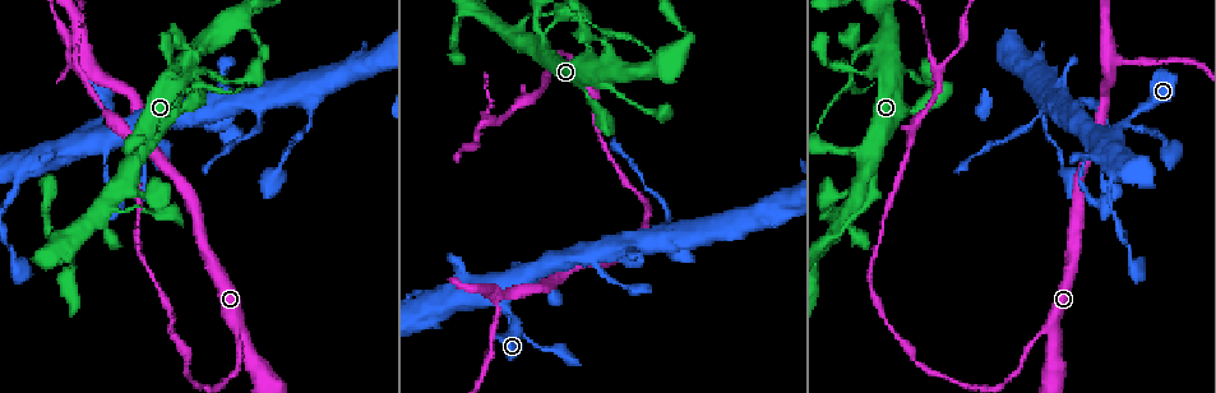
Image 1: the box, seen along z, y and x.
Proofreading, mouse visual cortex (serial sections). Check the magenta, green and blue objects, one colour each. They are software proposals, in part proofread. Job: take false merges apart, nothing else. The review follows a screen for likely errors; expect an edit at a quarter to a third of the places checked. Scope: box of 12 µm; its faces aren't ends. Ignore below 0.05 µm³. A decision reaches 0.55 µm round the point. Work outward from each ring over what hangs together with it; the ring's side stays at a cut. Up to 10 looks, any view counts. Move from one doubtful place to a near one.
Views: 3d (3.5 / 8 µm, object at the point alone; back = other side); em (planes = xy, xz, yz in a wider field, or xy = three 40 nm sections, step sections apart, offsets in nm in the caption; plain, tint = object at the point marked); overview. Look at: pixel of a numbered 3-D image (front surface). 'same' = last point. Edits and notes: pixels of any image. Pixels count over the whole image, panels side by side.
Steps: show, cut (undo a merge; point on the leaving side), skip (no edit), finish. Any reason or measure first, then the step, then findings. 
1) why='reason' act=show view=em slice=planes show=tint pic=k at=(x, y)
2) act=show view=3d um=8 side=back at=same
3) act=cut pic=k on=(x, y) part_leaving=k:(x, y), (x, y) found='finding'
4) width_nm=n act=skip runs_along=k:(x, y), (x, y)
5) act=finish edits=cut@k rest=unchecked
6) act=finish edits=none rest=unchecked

why='three-way junction' act=show view=3d um=3.5 pic=1 at=(1115, 64)

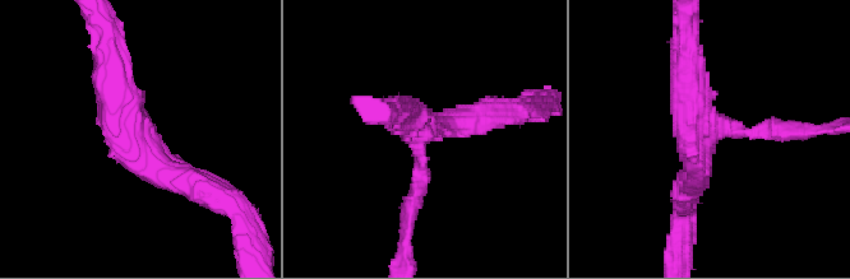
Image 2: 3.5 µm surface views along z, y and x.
act=show view=em slice=xy step=5 show=tint pic=2 at=(705, 132)

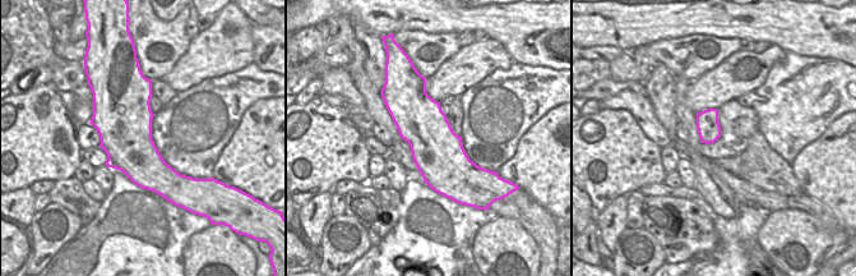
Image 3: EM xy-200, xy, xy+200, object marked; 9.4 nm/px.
arms=3 act=skip runs_along=2:(194, 181), (139, 145), (109, 52) found='all the same cell'

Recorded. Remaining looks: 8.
why='three-way junction' act=show view=3d um=3.5 side=back pic=1 at=(1138, 127)

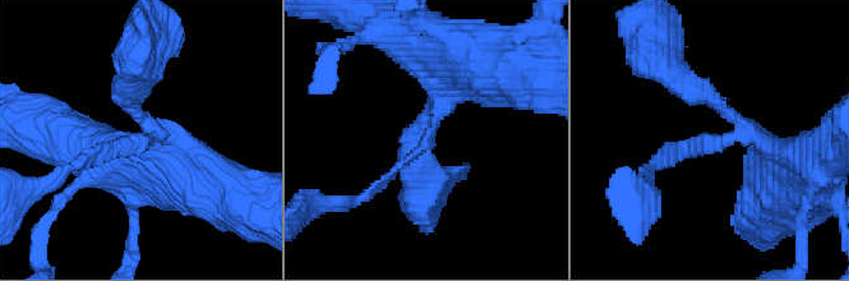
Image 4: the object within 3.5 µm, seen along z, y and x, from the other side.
arms=3 arm_widths_nm=100,300,350 act=show view=em slice=planes show=tint pic=4 at=(143, 140)

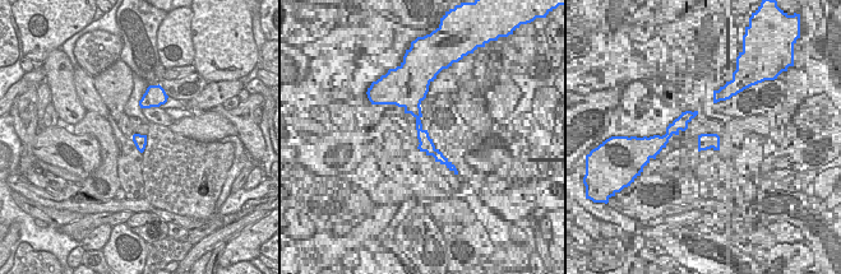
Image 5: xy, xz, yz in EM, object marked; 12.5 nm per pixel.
act=show view=em slice=xy step=5 show=tint at=same

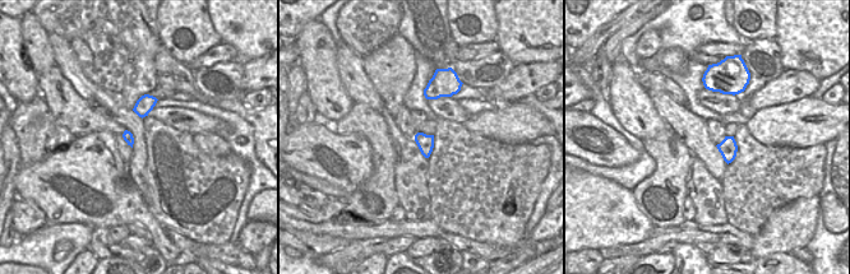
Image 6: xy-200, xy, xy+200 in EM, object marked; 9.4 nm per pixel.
act=skip found='all the same cell'

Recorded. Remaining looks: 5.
act=show view=3d um=3.5 side=back pic=1 at=(665, 234)

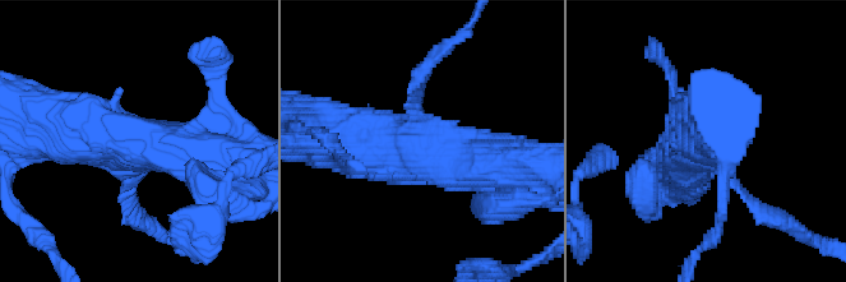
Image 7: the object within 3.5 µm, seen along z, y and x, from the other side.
arms=3 arm_widths_nm=100,600,700 why='now the EM' act=show view=em slice=xy step=2 show=plain pic=7 at=(417, 133)

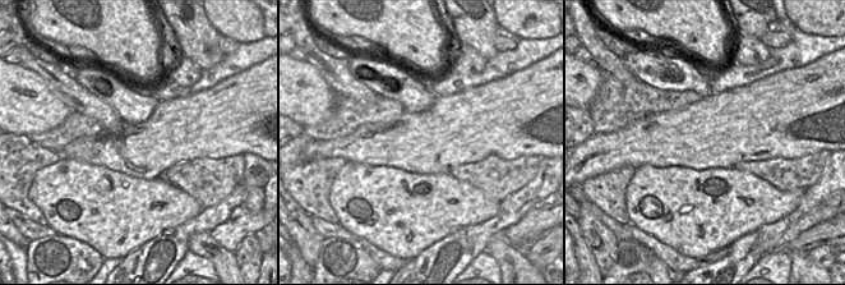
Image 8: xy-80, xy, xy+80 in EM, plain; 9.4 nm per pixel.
act=show view=em slice=xy step=2 show=tint at=same

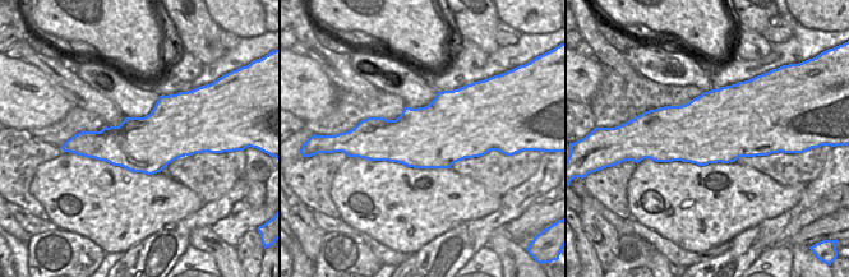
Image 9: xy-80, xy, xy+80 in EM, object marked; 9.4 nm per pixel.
width_nm=600 act=skip runs_along=7:(216, 163), (110, 133), (55, 133) found='one cell here'

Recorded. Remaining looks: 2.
why='side arm on a straight run' act=show view=3d um=8 side=back pic=1 at=(851, 62)

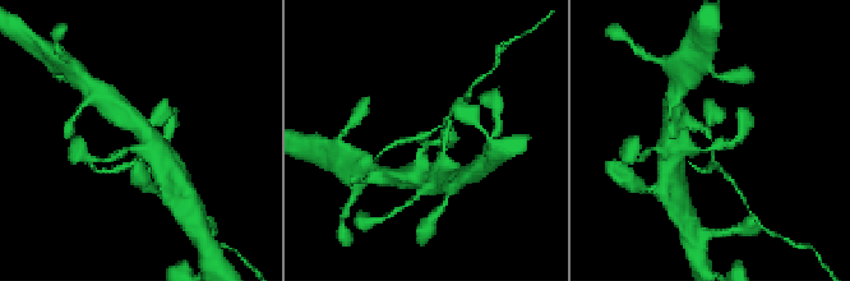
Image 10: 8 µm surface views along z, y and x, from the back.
act=show view=3d um=3.5 pic=10 at=(426, 141)

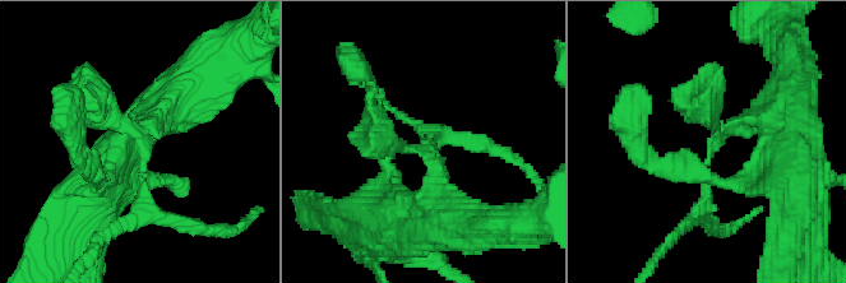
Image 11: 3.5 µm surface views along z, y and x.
act=cut pic=11 on=(456, 138) part_leaving=11:(704, 188), (702, 203), (650, 267) found='two cells meet here'

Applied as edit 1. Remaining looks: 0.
act=finish edits=cut@11 rest=unchecked

